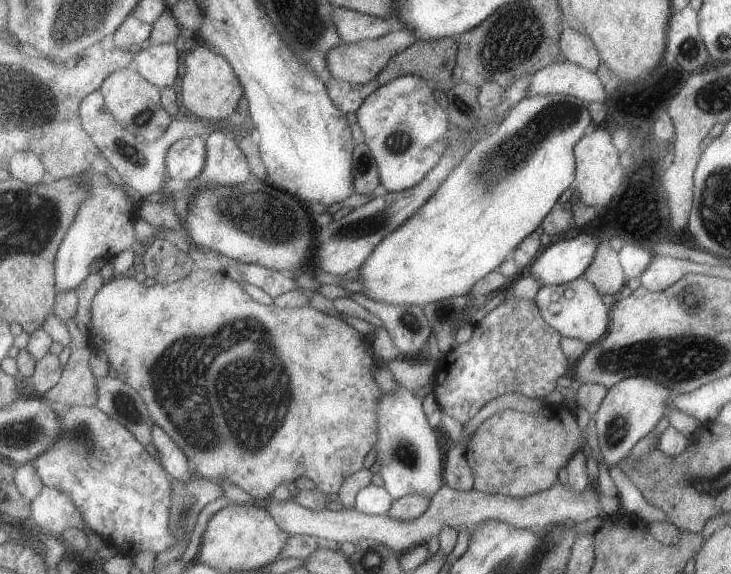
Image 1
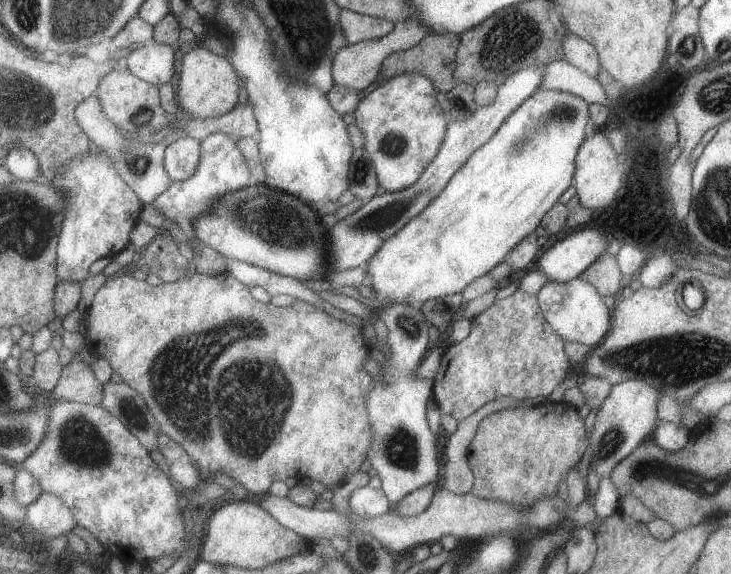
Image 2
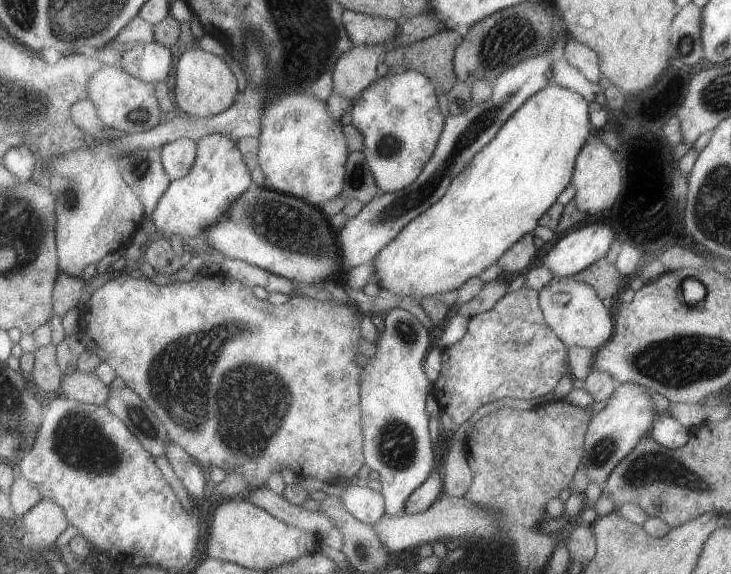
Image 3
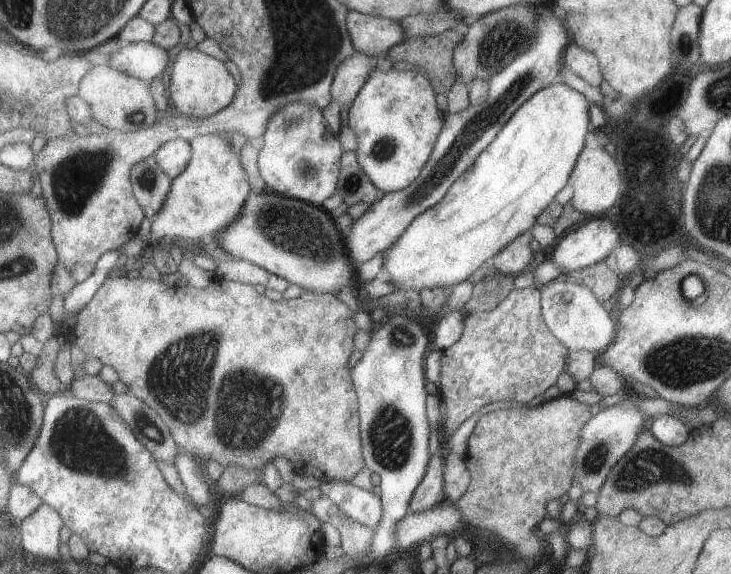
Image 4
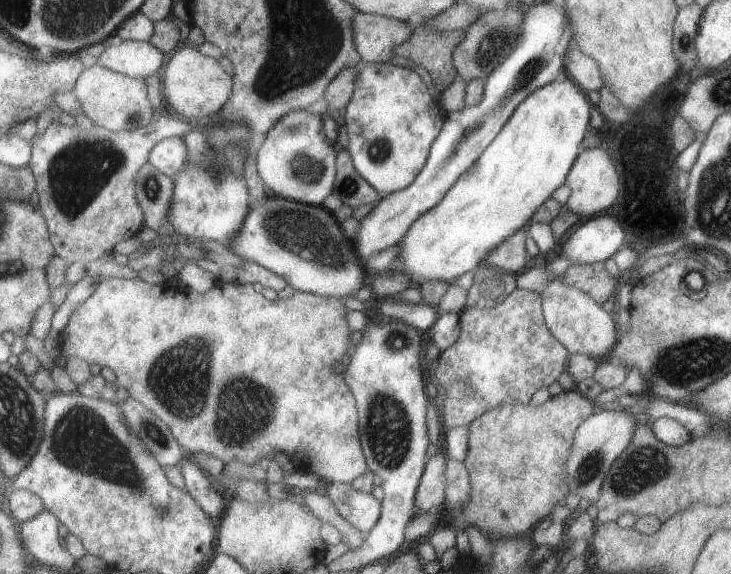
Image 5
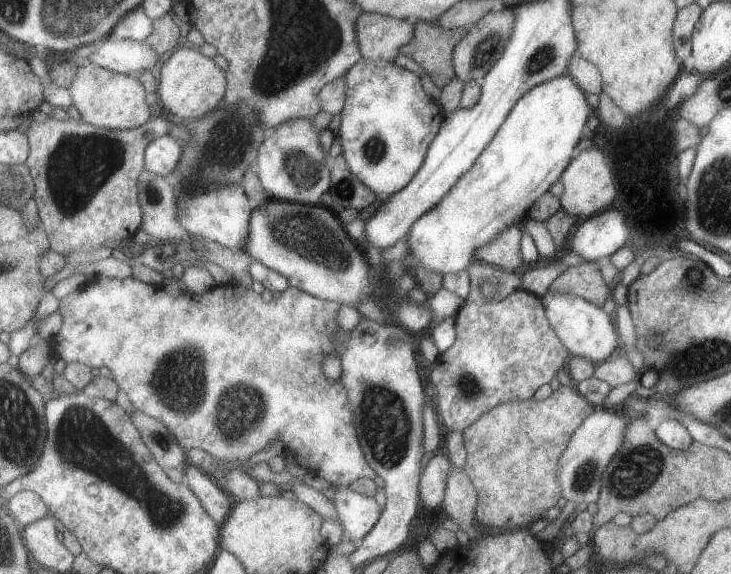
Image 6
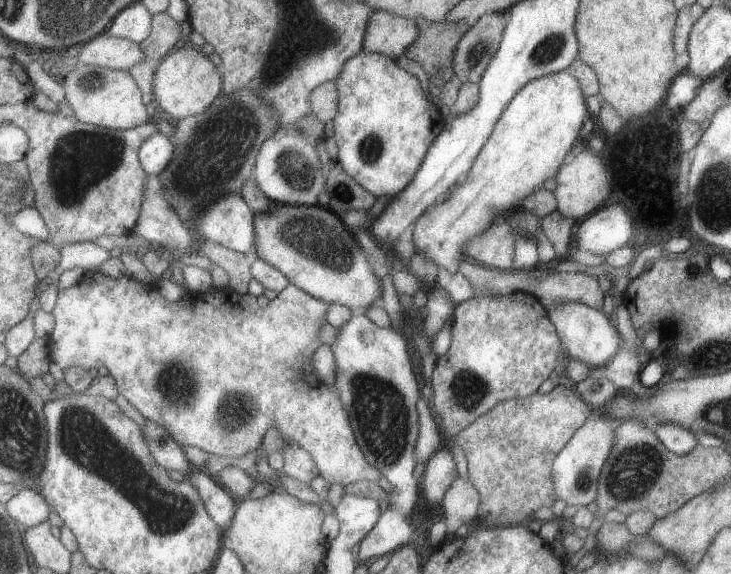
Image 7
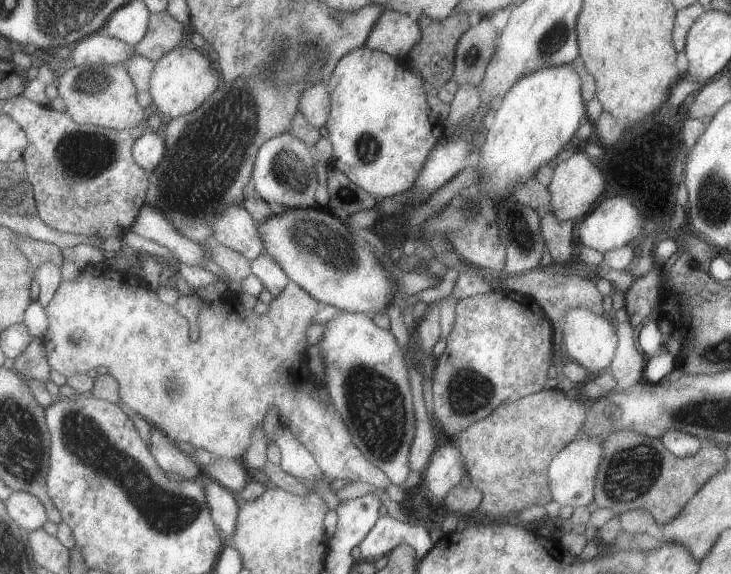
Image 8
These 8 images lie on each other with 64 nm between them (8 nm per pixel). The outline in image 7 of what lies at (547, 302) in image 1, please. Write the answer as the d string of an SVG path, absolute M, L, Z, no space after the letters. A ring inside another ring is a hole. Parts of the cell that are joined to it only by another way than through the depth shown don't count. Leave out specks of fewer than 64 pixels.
M564 302L564 304L558 304L558 307L552 306L547 313L548 318L557 330L567 357L580 360L591 368L596 369L600 366L606 366L622 345L621 336L615 327L613 317L588 306L588 304Z

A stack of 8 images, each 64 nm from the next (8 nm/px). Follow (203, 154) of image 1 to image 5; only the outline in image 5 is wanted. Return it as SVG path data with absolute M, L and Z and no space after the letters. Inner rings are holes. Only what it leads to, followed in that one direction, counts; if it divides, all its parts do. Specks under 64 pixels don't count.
M167 138L160 142L152 152L152 162L160 172L175 177L184 171L184 164L188 164L190 148L185 138Z

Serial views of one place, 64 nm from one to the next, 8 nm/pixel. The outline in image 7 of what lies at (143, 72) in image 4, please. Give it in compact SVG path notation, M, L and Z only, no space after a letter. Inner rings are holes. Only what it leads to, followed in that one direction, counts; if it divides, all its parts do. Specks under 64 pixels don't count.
M108 32L100 34L86 43L79 54L80 64L100 65L116 70L131 71L140 62L150 60L142 43L112 36Z

